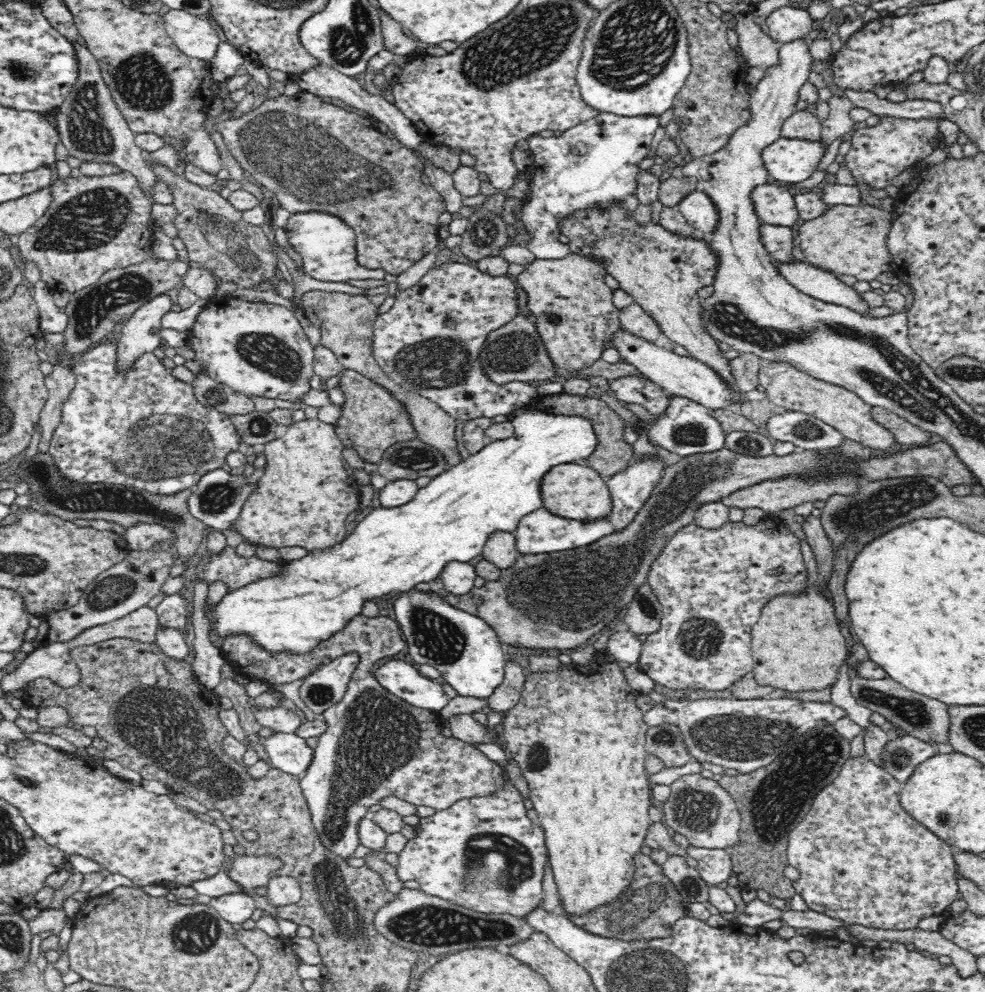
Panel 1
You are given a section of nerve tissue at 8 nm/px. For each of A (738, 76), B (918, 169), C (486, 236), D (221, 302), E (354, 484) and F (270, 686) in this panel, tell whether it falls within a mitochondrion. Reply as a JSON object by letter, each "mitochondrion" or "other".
{"A":"other","B":"other","C":"mitochondrion","D":"other","E":"other","F":"other"}

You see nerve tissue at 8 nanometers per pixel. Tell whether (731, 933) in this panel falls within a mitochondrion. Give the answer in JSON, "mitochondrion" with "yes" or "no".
{"mitochondrion":"no"}

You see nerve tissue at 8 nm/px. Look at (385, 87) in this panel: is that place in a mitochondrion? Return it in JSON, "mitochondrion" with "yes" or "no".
{"mitochondrion":"no"}

